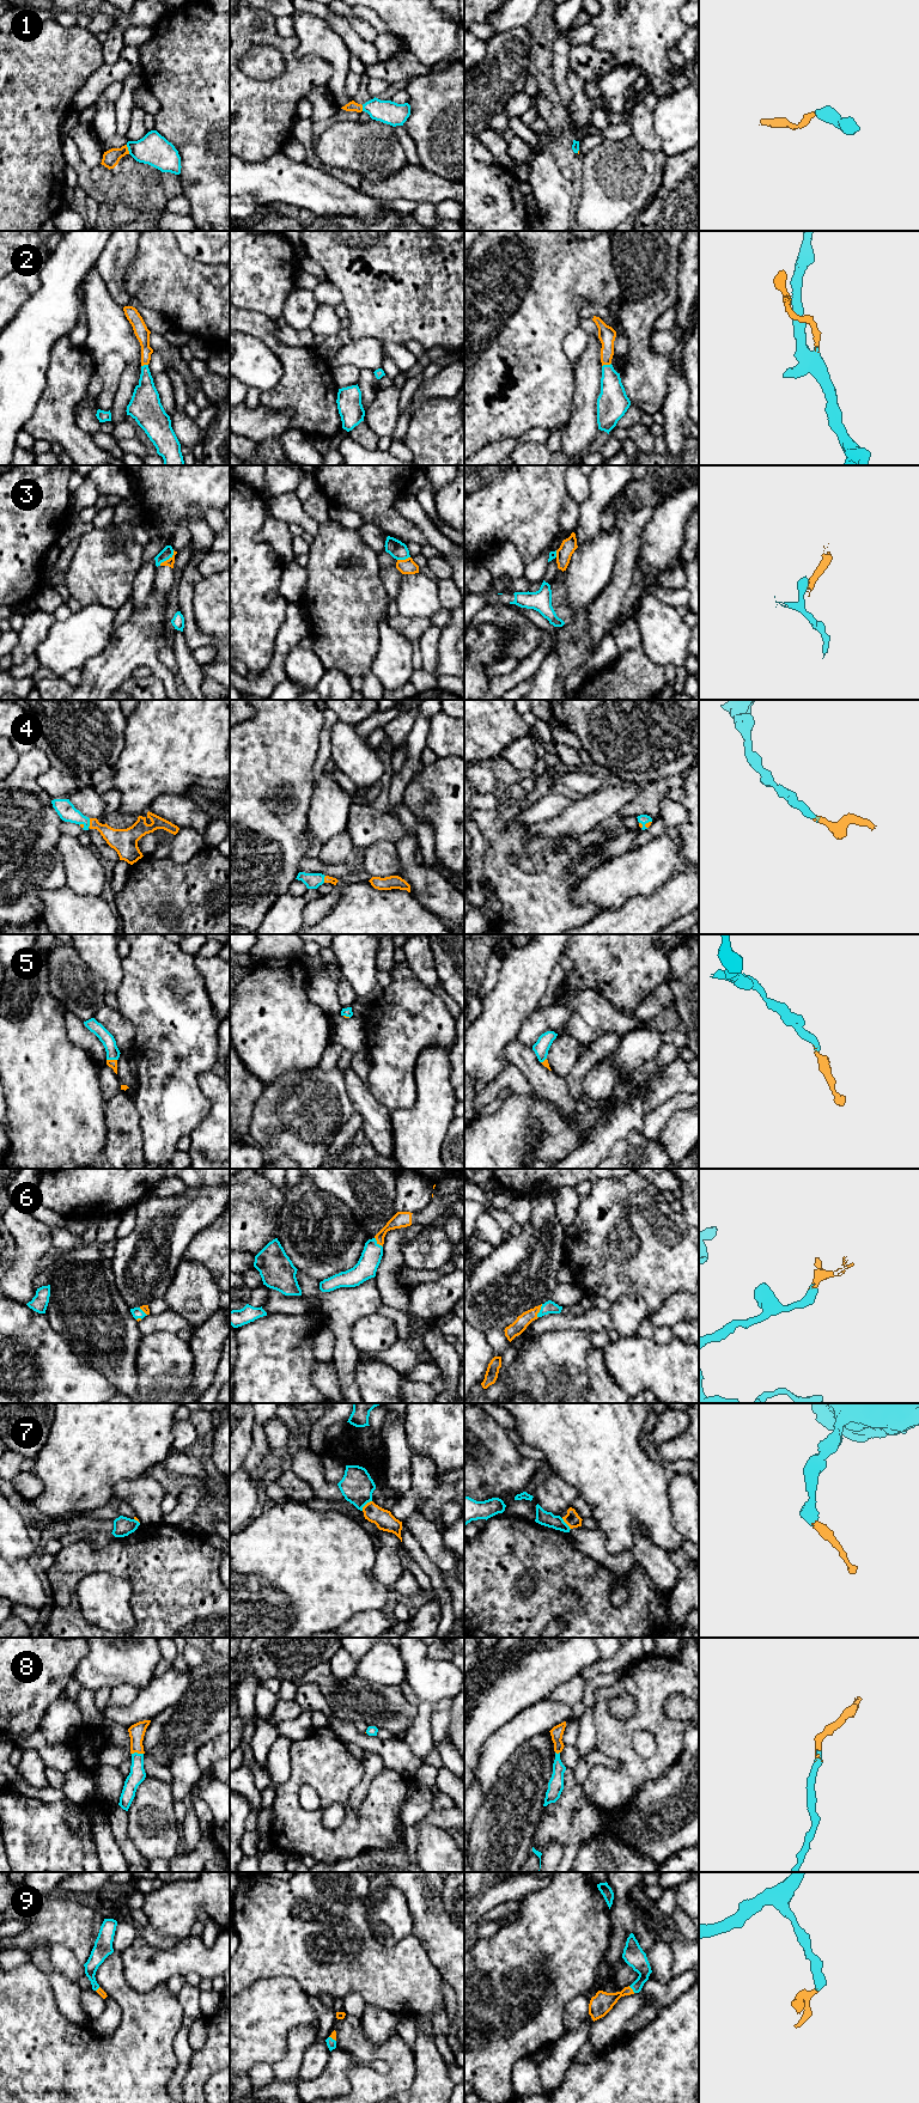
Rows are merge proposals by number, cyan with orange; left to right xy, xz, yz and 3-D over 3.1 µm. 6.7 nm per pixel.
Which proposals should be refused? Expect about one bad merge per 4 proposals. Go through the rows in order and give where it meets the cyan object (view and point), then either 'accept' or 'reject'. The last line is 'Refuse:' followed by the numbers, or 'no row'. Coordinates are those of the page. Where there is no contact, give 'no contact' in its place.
1: xy (128, 150) | accept
2: yz (606, 365) | accept
3: xy (168, 559) | reject
4: xy (89, 823) | accept
5: xy (111, 1059) | accept
6: yz (540, 1311) | accept
7: xz (365, 1504) | reject
8: xy (137, 1753) | accept
9: yz (632, 1988) | accept
Refuse: 3, 7

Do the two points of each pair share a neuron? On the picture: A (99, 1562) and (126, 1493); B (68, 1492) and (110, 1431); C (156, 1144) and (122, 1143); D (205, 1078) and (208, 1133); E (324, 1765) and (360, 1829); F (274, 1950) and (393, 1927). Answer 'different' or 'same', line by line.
A: different
B: same
C: different
D: same
E: same
F: different

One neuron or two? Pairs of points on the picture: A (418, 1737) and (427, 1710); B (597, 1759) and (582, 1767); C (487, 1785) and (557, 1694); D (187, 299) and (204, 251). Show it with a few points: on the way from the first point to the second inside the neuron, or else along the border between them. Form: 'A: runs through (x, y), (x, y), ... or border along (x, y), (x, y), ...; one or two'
A: runs through (420, 1730), (424, 1717); one
B: runs through (594, 1759), (585, 1765); one
C: border along (547, 1696), (553, 1700), (565, 1701), (571, 1706); two
D: border along (177, 244), (187, 256), (205, 263), (217, 264); two

